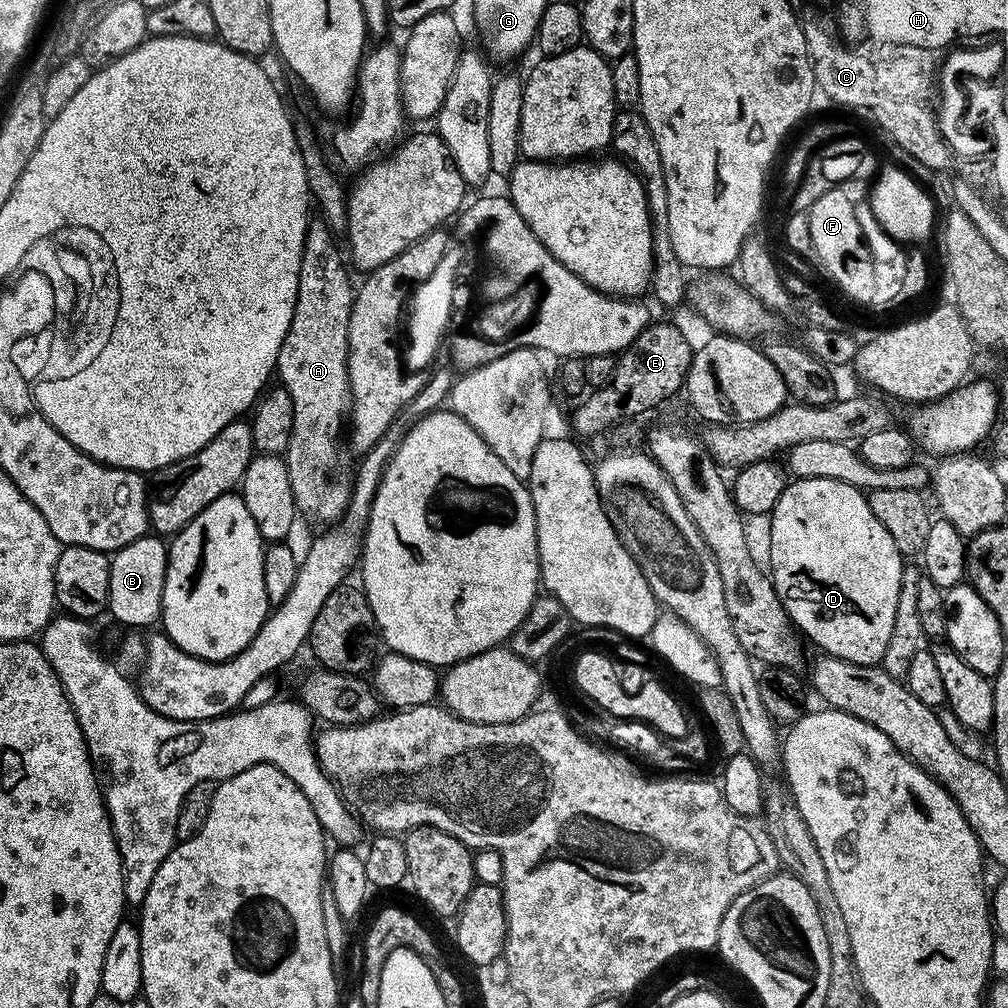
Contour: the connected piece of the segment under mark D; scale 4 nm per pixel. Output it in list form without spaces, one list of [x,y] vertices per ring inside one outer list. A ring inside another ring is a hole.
[[[796,478],[785,483],[784,493],[778,498],[768,522],[769,565],[767,564],[767,567],[770,569],[774,590],[782,606],[788,611],[789,620],[805,637],[808,635],[820,647],[821,653],[855,664],[879,665],[886,654],[886,642],[890,642],[890,634],[894,630],[894,610],[898,610],[898,590],[902,586],[906,560],[900,555],[894,538],[890,538],[890,530],[886,530],[886,526],[882,526],[882,522],[874,518],[874,510],[870,510],[867,495],[861,489],[850,486],[846,482],[838,482],[834,478],[806,478],[805,480]]]

